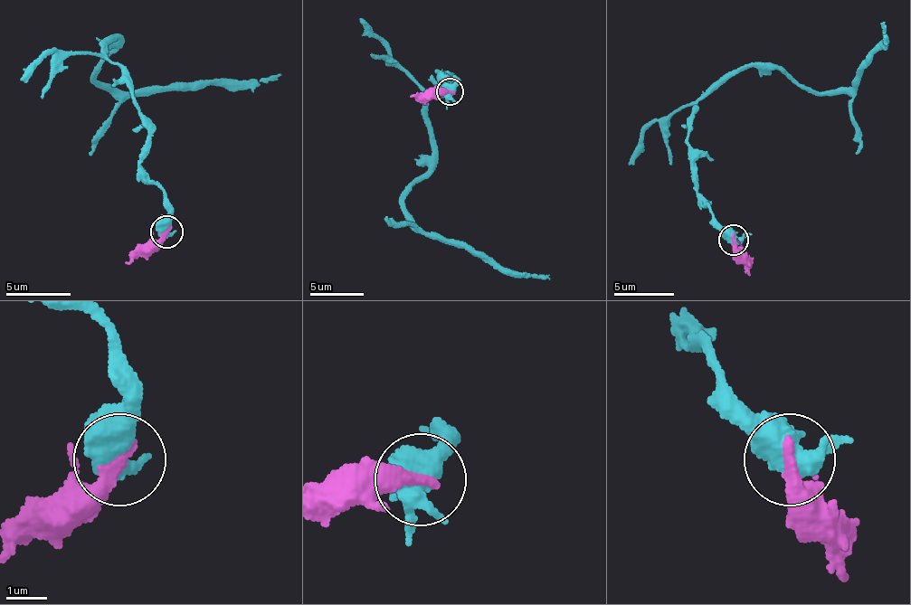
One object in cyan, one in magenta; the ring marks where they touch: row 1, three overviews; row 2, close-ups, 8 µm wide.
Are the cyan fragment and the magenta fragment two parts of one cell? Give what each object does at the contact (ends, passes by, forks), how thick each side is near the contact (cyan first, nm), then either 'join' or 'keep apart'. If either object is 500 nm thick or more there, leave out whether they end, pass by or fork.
550 nm thick on the cyan side, 320 nm on the other; keep apart

